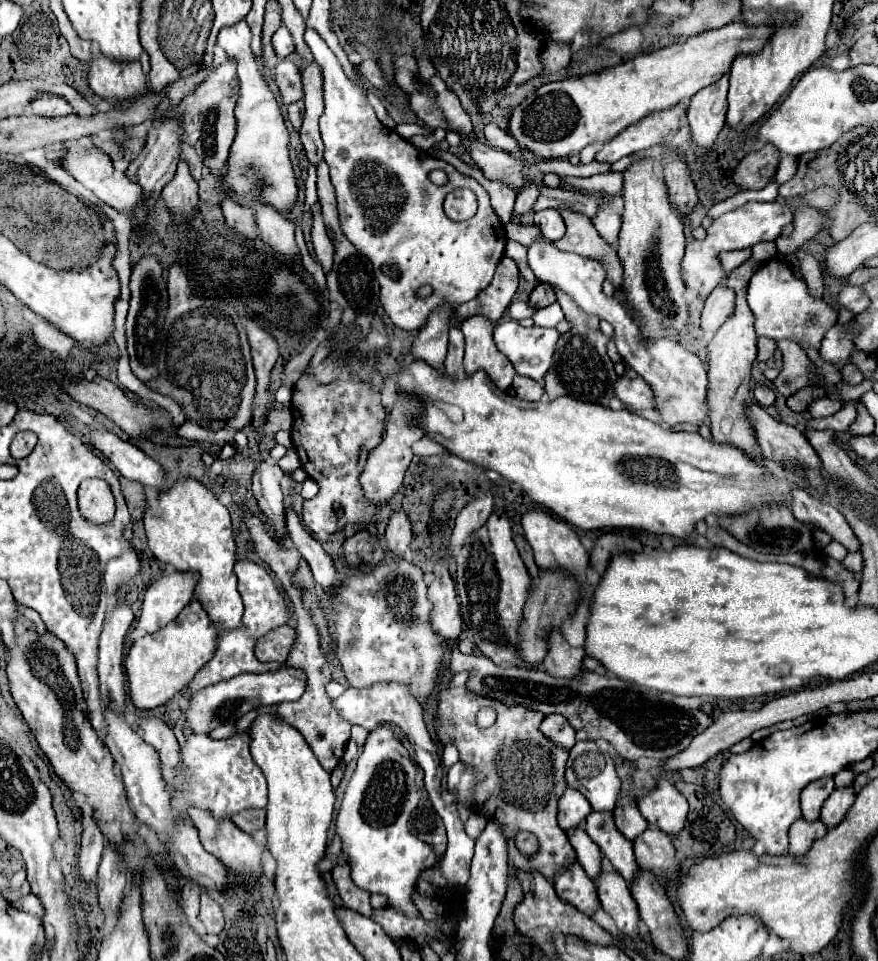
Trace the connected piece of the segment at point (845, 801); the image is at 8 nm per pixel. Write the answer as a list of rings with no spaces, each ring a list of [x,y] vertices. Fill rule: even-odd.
[[[851,787],[845,789],[835,789],[829,799],[825,801],[823,809],[821,809],[821,821],[827,825],[827,829],[839,825],[845,817],[845,813],[849,811],[849,807],[855,801],[855,793]]]

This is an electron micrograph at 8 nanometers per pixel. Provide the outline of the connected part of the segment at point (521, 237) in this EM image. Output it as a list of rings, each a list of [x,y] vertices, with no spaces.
[[[510,221],[504,225],[506,237],[516,241],[526,247],[530,247],[531,243],[535,241],[540,233],[539,229],[532,226],[523,226]]]

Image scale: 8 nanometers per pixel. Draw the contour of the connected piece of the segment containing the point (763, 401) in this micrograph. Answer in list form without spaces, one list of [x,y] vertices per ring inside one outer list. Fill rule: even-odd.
[[[757,383],[755,389],[753,389],[753,395],[755,395],[755,401],[761,407],[767,407],[767,405],[773,405],[775,403],[775,391],[771,387],[767,387],[767,385]]]

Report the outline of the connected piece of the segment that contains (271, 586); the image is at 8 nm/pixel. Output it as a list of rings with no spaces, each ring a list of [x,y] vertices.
[[[237,559],[237,563],[235,563],[235,575],[239,579],[239,593],[241,593],[243,605],[245,605],[241,627],[239,629],[221,631],[221,635],[219,635],[219,647],[217,647],[215,657],[189,683],[189,687],[185,691],[185,699],[191,699],[193,693],[197,693],[197,691],[201,691],[201,689],[205,689],[209,685],[215,685],[219,681],[237,677],[237,675],[241,675],[245,671],[251,671],[251,673],[263,673],[263,671],[267,671],[267,665],[261,663],[255,657],[255,653],[253,653],[255,643],[259,641],[259,637],[263,637],[271,629],[289,623],[289,617],[291,617],[291,613],[289,613],[289,601],[277,589],[277,585],[273,583],[273,577],[267,573],[265,567],[261,567],[261,565],[257,565],[257,563],[249,561],[249,559]]]

